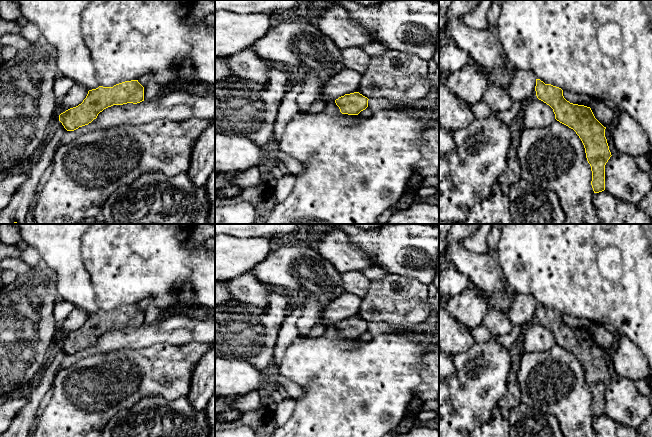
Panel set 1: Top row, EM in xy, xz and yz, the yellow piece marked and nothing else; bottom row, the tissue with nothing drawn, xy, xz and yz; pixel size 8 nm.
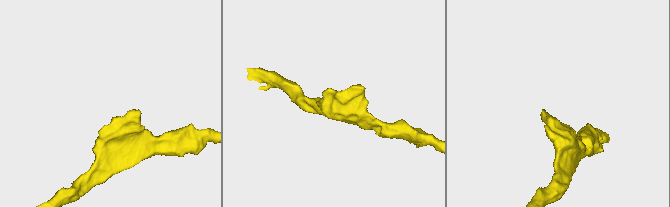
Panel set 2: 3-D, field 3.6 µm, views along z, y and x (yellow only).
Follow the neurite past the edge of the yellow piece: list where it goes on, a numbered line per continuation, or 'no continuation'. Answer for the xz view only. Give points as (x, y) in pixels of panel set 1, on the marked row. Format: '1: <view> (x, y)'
no continuation

